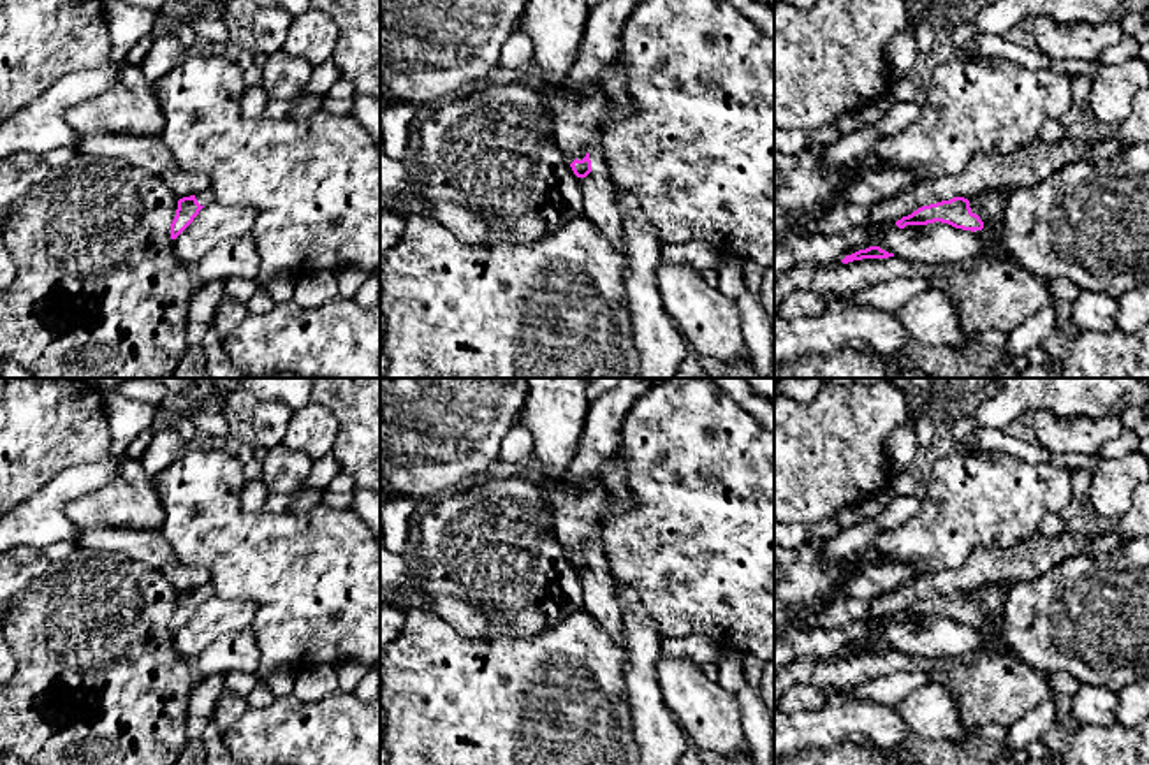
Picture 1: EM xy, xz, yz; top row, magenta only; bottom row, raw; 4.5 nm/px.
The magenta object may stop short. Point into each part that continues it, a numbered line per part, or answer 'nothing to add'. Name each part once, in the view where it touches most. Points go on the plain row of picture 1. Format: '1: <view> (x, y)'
1: xz (599, 600)

